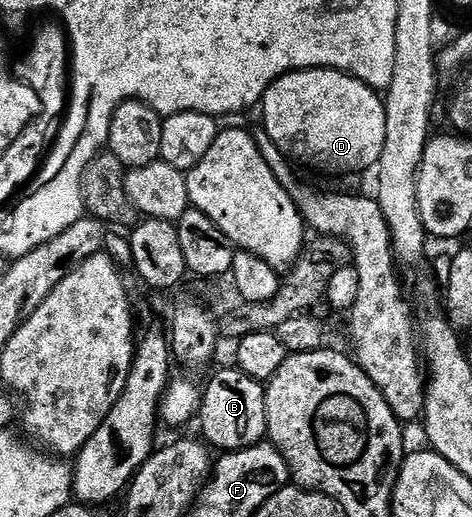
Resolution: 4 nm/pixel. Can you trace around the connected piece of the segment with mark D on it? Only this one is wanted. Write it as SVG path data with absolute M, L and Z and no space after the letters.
M298 69L285 73L266 91L259 106L260 113L265 120L265 133L273 140L274 147L285 153L281 155L297 163L302 161L313 169L326 169L329 173L372 170L380 162L388 141L388 111L382 94L357 77L337 69Z

